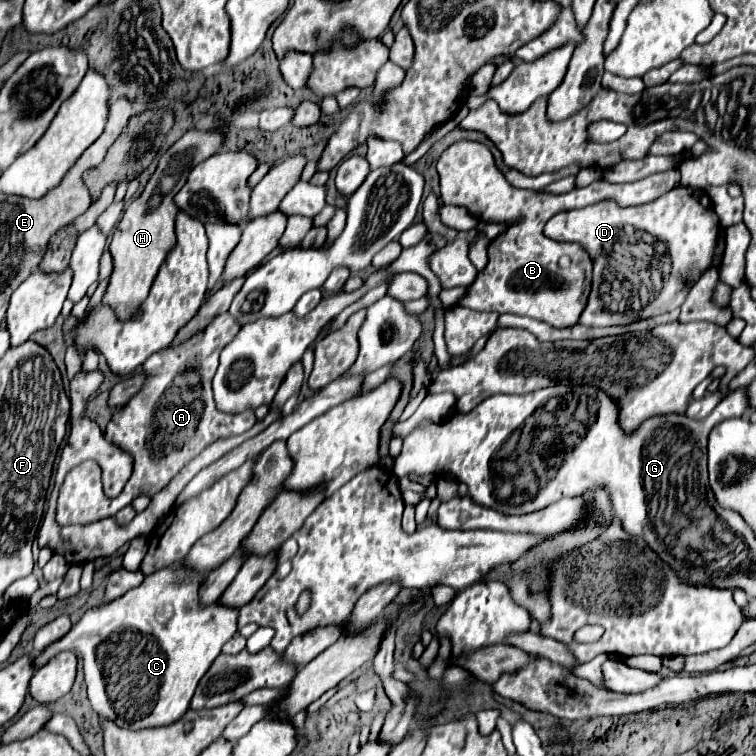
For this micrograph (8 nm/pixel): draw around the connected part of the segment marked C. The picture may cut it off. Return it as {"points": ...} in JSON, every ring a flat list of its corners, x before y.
{"points":[[184,560,174,562,170,568,162,568,146,576,144,582,138,588,126,592,126,596,88,610,62,640,40,652,34,664,40,668,62,650,80,652,84,656,88,700,96,714,106,716,108,720,114,720,114,724,120,724,120,728,130,730,172,724,186,714,200,678,216,660,222,646,238,630,238,610,226,608,218,602,214,606,210,604,206,608,200,608,198,590,204,582,206,576,188,568]]}

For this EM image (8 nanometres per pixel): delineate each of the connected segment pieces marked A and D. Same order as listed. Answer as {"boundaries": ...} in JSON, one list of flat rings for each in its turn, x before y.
{"boundaries":[[[230,314,214,316,206,328,190,336,178,346,170,346,142,364,146,380,138,394,120,410,112,414,105,430,105,438,126,450,134,458,134,472,120,496,110,500,108,516,128,506,136,496,154,496,160,492,186,462,198,456,214,440,228,438,250,430,256,424,252,410,238,414,224,414,216,410,212,398,212,378,218,368,222,348,238,334,238,320]],[[678,186,658,200,640,206,622,208,614,200,602,200,586,208,558,212,546,222,544,236,556,242,578,242,590,254,594,262,594,278,588,306,580,316,580,324,598,328,624,326,678,308,688,296,688,278,700,278,702,272,706,272,714,254,718,230,720,222,718,216,714,216,712,202,706,192,698,188]]]}

